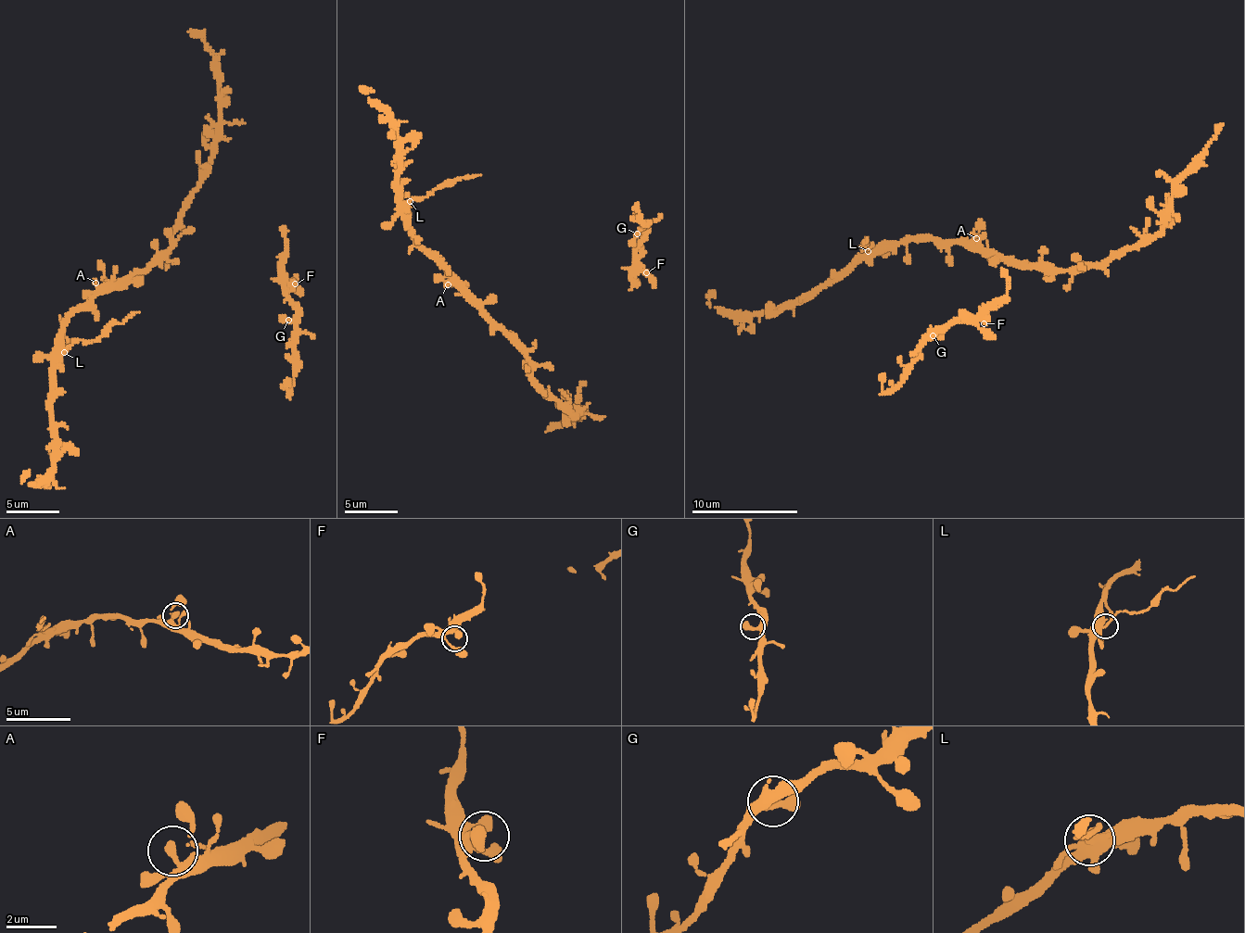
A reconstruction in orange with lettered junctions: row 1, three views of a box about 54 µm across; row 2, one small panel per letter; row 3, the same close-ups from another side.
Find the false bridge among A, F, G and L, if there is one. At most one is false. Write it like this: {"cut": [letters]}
{"cut": ["L"]}

